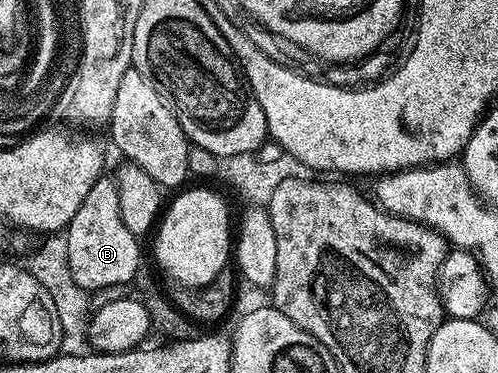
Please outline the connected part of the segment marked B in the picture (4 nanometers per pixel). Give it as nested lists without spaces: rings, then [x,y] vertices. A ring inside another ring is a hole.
[[[114,178],[98,179],[93,189],[89,189],[85,201],[81,201],[81,209],[73,213],[70,223],[65,228],[69,269],[77,285],[88,293],[103,291],[106,287],[119,287],[122,283],[130,284],[141,262],[140,240],[133,233],[129,233],[129,229],[125,229],[125,221],[121,221],[118,188]]]

